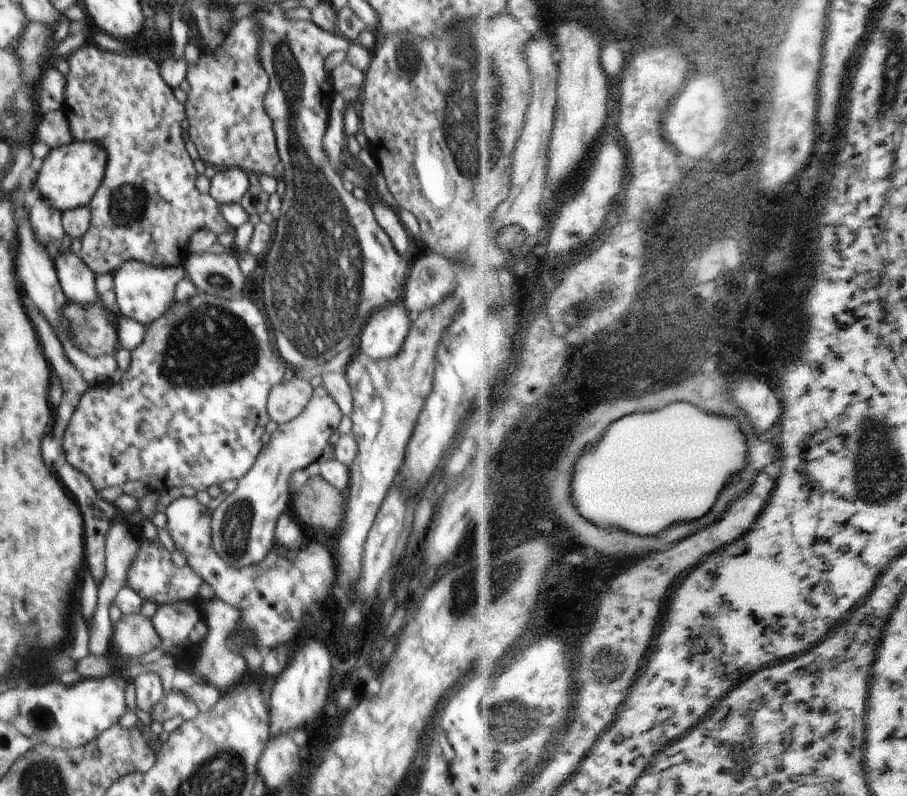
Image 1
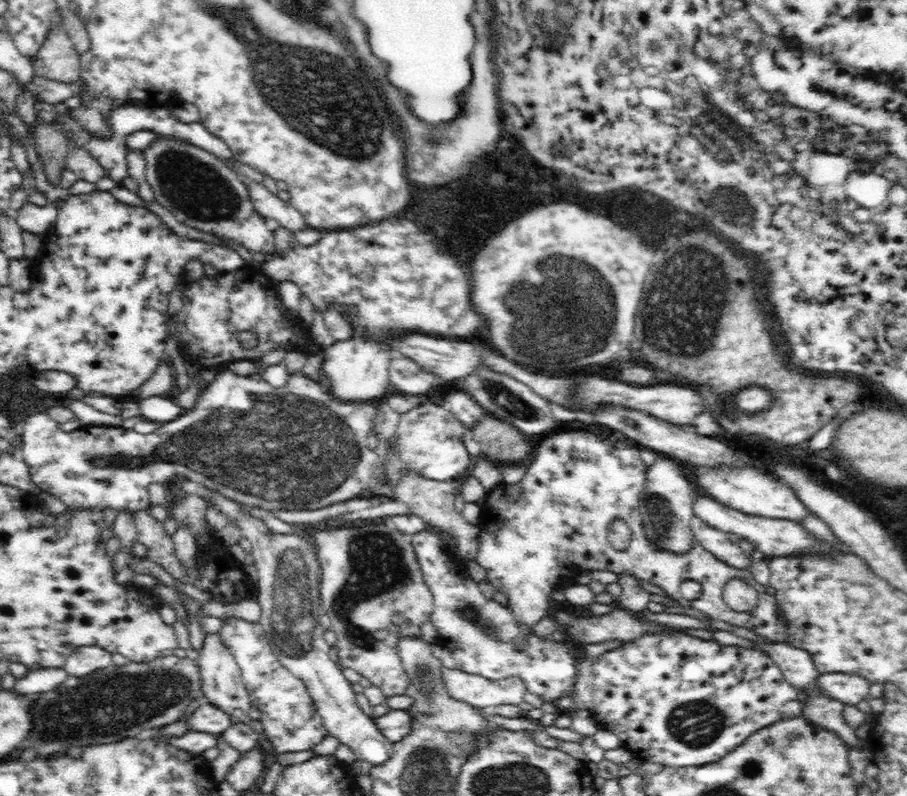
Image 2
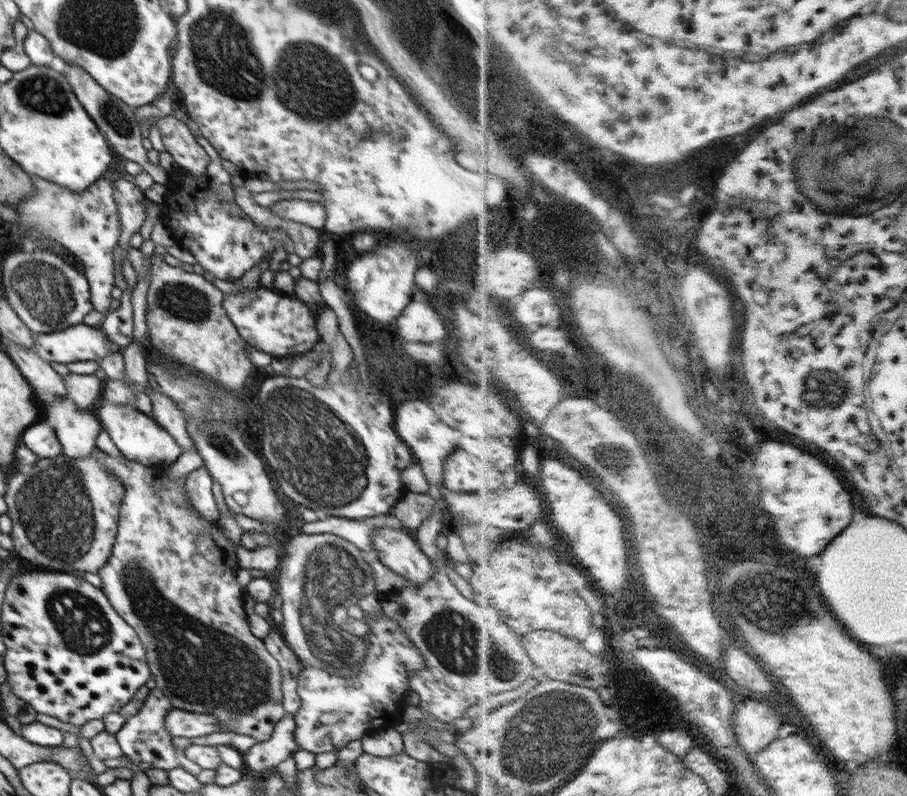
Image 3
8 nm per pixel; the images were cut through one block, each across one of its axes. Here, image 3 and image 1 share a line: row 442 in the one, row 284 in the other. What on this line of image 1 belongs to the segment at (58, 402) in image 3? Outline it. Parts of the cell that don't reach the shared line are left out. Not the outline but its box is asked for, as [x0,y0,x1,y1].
[55,251,99,304]

